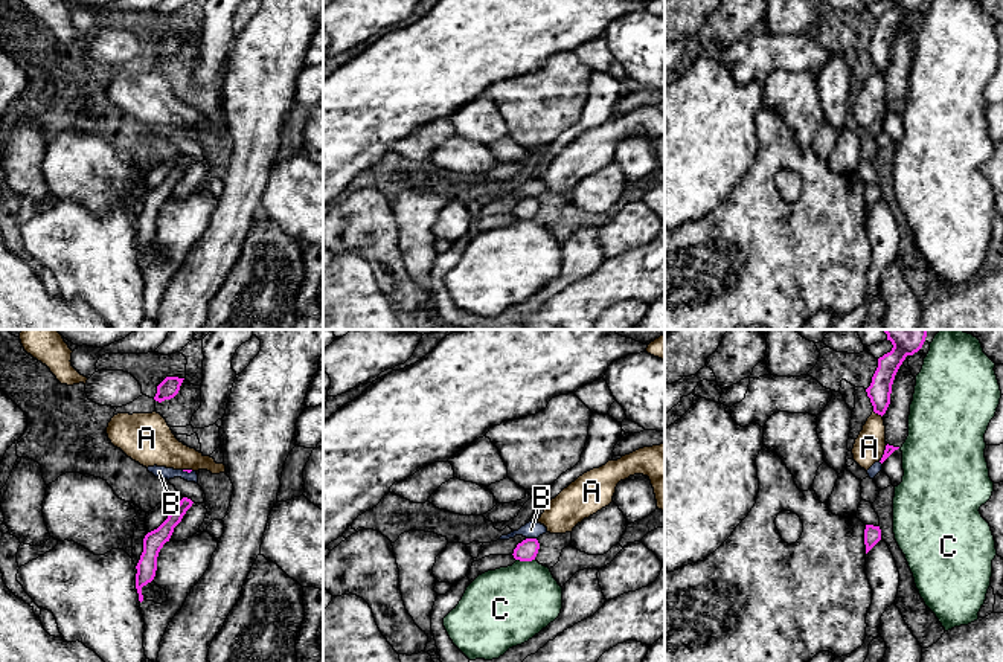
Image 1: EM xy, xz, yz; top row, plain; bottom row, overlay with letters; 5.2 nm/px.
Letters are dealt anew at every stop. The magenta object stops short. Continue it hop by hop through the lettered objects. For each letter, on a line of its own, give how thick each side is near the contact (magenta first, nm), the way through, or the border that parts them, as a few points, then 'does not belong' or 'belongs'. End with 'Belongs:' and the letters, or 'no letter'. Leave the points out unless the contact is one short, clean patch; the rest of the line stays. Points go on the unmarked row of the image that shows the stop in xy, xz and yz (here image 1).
A: 50/160 nm | along yz (887, 102), (880, 119) | does not belong
B: 110/90 nm | along xz (526, 196), (535, 197) | does not belong
C: 110/400 nm | does not belong
Belongs: no letter

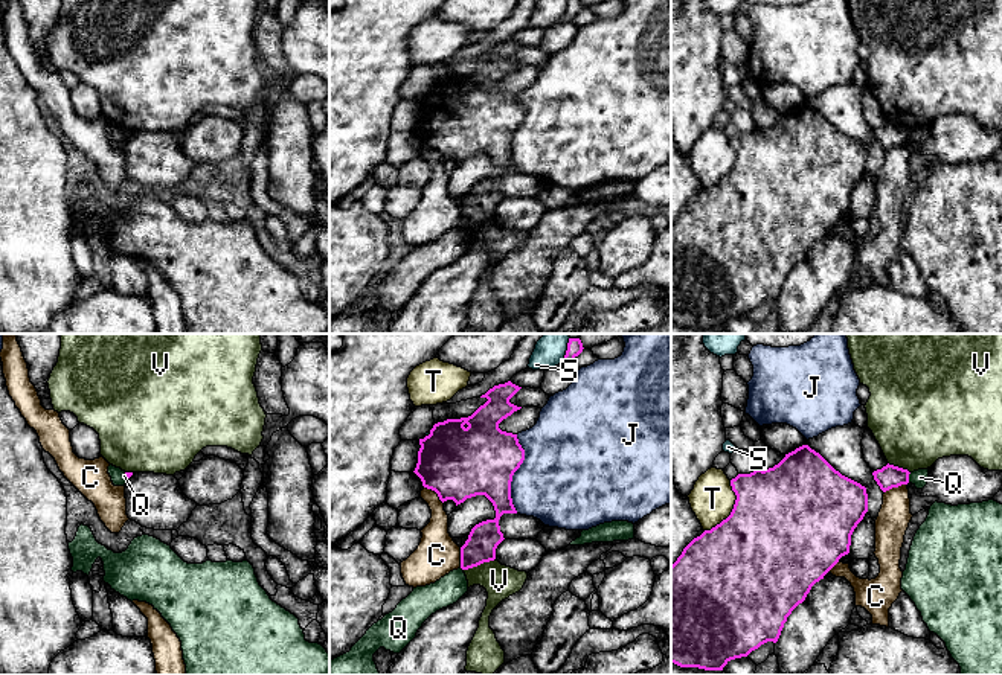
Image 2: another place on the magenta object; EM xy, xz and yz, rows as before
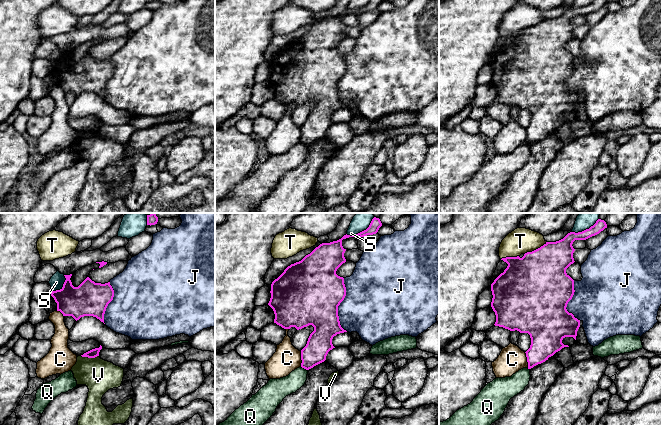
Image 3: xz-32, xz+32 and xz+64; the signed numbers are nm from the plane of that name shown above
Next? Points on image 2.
C: 380/140 nm | does not belong
J: 380/440 nm | does not belong
Q: 120/90 nm | along yz (911, 131), (908, 140) | does not belong
S: 80/140 nm | does not belong
T: 500/220 nm | does not belong
V: 160/170 nm | does not belong
Belongs: no letter

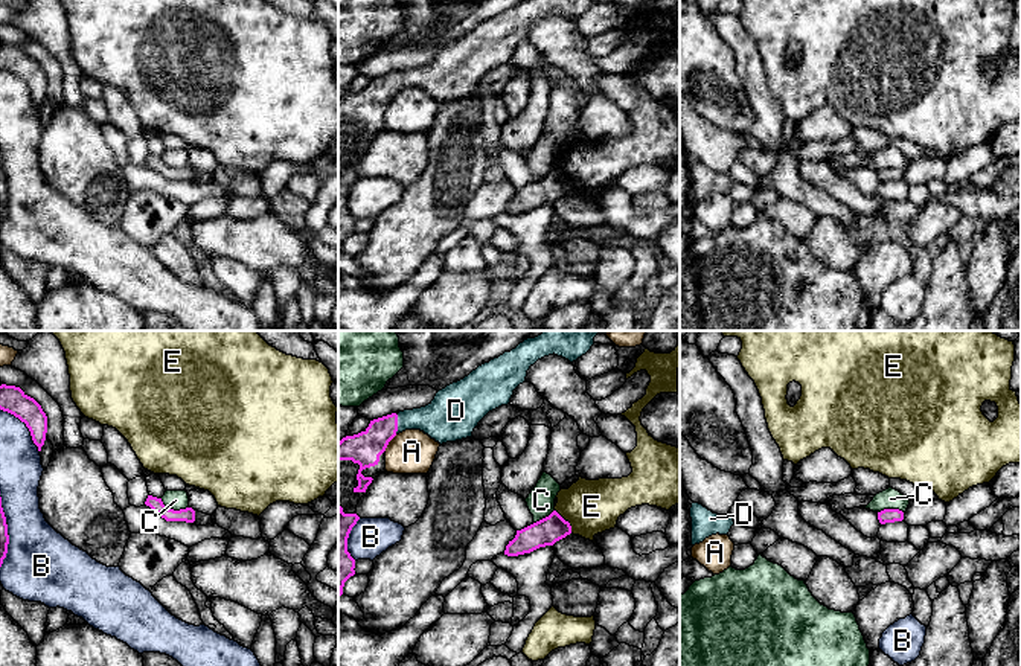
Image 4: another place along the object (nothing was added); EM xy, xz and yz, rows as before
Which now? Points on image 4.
A: 180/240 nm | does not belong
B: 140/220 nm | does not belong
C: 70/100 nm | along xy (160, 157), (169, 166), (188, 166) | does not belong
D: 180/220 nm | across xz (364, 107), (384, 87), (396, 83), (406, 78), (444, 78) | belongs
E: 140/280 nm | does not belong
Belongs: D

